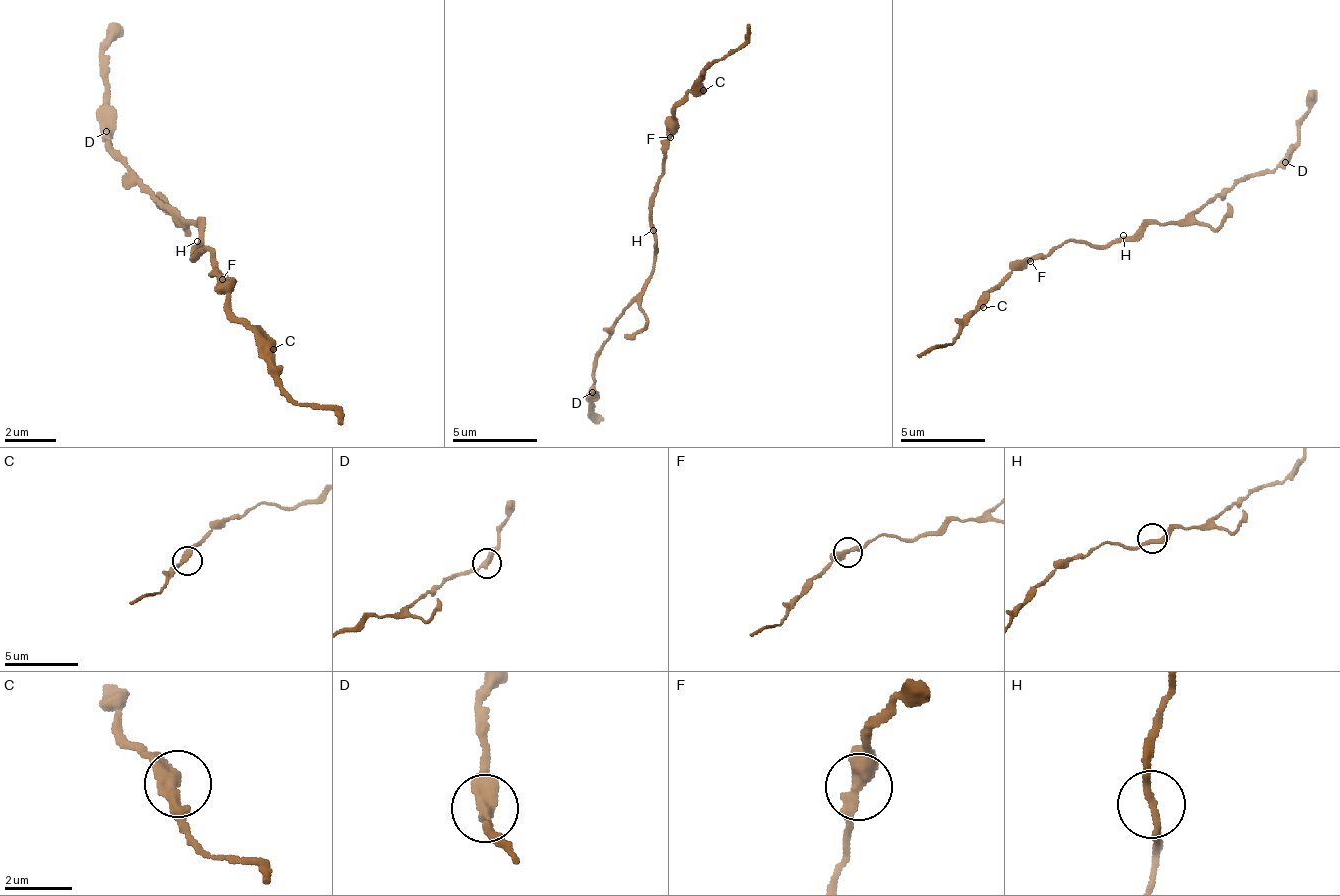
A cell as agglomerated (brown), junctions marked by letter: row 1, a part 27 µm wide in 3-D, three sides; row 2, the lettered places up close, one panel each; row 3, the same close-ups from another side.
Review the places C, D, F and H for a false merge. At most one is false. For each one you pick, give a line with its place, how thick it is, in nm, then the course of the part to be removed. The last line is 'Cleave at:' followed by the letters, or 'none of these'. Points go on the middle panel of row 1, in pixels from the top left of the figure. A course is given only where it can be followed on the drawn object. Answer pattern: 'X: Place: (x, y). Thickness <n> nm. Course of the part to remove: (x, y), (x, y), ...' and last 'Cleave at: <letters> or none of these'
Cleave at: none of these

